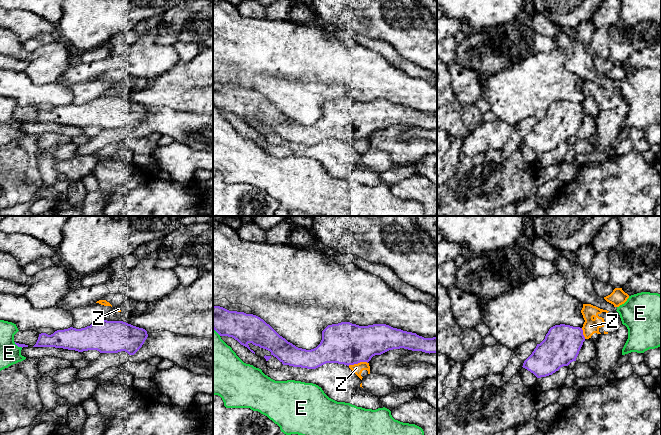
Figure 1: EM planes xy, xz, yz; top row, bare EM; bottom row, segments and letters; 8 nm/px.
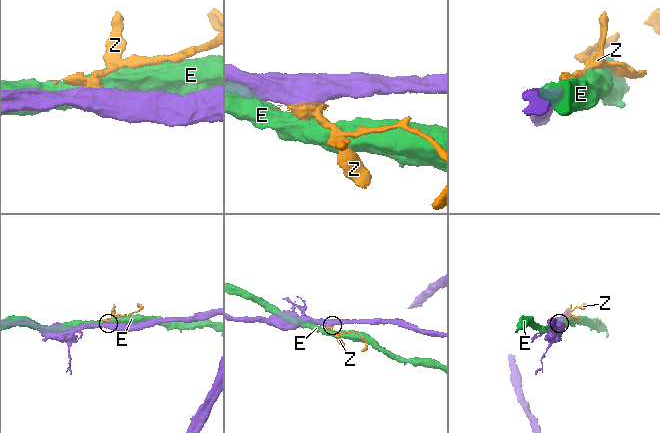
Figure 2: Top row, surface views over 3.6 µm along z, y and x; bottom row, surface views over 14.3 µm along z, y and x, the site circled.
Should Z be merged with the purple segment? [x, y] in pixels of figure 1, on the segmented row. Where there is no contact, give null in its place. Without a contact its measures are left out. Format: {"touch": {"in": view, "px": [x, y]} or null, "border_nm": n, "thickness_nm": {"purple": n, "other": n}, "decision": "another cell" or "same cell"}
{"touch": {"in": "xz", "px": [357, 363]}, "border_nm": 160, "thickness_nm": {"purple": 340, "other": 80}, "decision": "another cell"}

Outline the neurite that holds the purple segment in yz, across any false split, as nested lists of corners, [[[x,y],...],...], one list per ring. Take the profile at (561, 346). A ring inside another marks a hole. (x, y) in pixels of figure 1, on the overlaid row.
[[[555,325],[549,329],[545,339],[537,344],[522,367],[537,378],[552,375],[561,367],[576,361],[584,341],[582,328]]]

